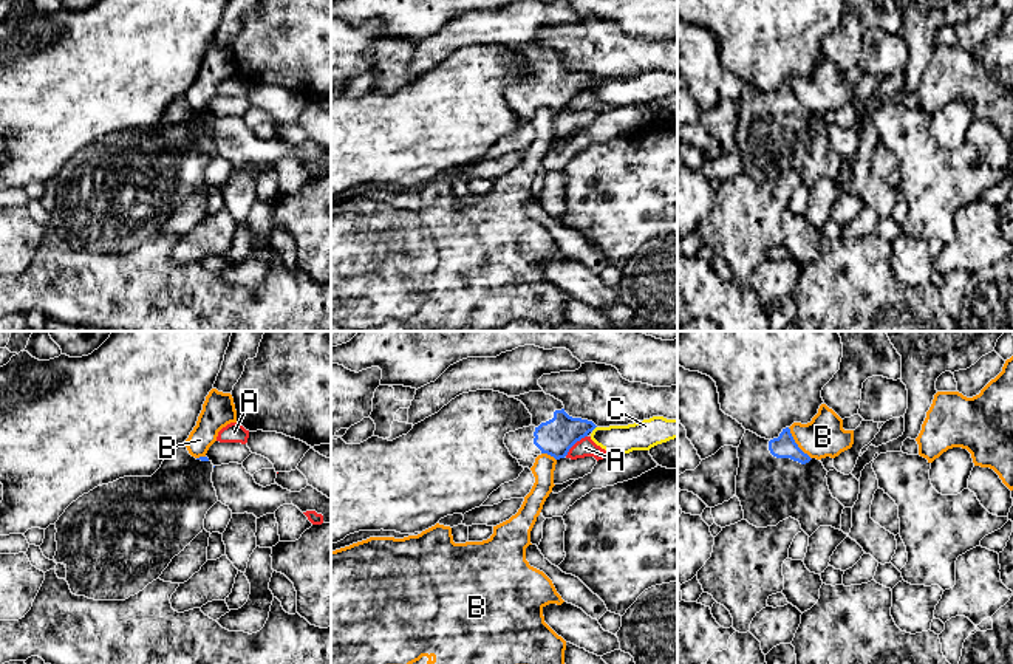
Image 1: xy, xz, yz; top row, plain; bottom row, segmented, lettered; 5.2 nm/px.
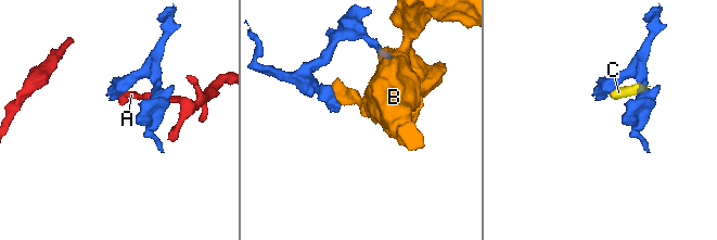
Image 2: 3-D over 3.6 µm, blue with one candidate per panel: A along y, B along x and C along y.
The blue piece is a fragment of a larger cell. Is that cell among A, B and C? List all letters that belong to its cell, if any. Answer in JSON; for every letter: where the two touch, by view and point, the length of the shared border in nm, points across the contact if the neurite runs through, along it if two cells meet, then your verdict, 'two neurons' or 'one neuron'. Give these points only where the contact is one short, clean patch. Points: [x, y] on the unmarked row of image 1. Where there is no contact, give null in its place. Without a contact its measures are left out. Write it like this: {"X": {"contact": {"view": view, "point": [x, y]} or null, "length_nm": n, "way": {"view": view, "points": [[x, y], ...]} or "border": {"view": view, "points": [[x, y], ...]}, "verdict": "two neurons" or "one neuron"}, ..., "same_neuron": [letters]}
{"A": {"contact": {"view": "xz", "point": [574, 96]}, "length_nm": 160, "border": {"view": "xz", "points": [[586, 88], [565, 109]]}, "verdict": "two neurons"}, "B": {"contact": {"view": "yz", "point": [795, 96]}, "length_nm": 200, "border": {"view": "yz", "points": [[787, 81], [794, 95], [811, 112]]}, "verdict": "two neurons"}, "C": {"contact": {"view": "xz", "point": [593, 82]}, "length_nm": 40, "border": {"view": "xz", "points": [[596, 79], [591, 84]]}, "verdict": "two neurons"}, "same_neuron": []}

